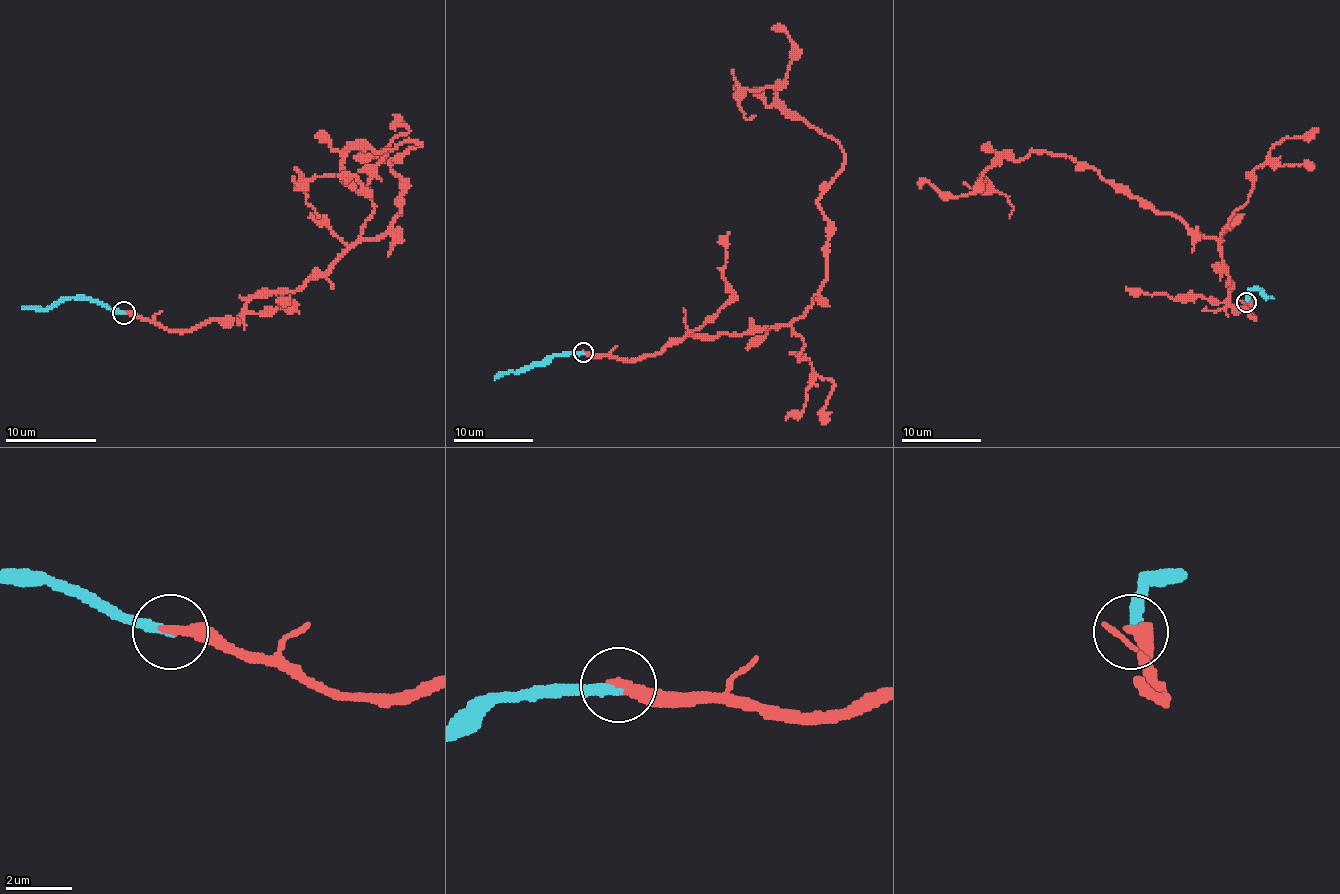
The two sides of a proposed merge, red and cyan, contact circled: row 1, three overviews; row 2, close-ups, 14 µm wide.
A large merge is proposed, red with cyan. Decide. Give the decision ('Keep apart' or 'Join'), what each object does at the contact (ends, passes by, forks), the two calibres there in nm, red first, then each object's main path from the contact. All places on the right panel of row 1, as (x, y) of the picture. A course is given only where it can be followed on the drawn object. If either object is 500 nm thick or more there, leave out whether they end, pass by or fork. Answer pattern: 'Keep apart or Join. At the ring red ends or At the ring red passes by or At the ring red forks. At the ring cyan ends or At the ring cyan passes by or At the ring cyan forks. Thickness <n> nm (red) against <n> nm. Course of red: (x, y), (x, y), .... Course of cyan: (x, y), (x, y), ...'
Join. At the ring red ends. At the ring cyan ends. Thickness 360 nm (red) against 320 nm. Course of red: (1246, 302), (1254, 316), (1230, 302), (1214, 238), (1069, 156), (1003, 154), (971, 192), (953, 196), (921, 180). Course of cyan: (1246, 302), (1256, 288), (1266, 298), (1274, 298)

